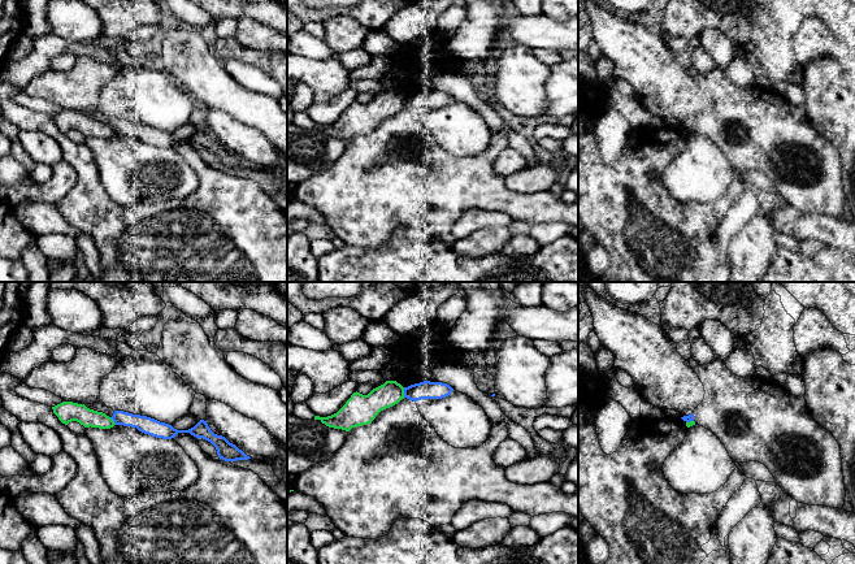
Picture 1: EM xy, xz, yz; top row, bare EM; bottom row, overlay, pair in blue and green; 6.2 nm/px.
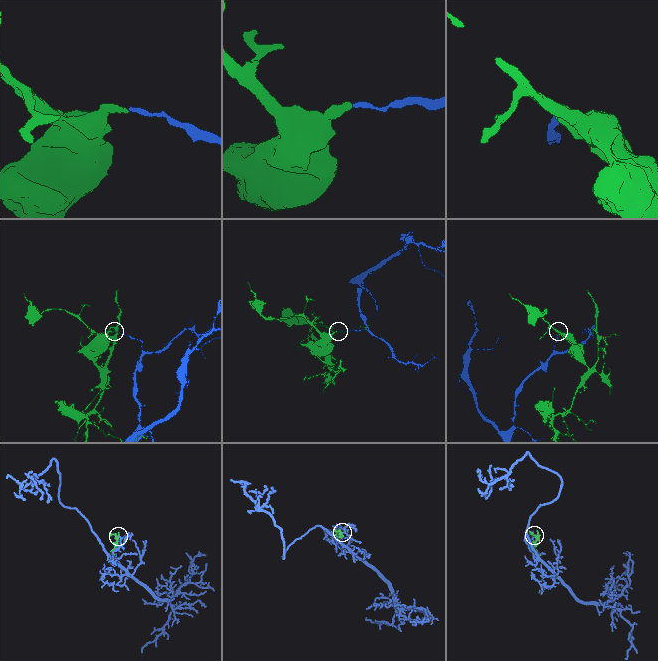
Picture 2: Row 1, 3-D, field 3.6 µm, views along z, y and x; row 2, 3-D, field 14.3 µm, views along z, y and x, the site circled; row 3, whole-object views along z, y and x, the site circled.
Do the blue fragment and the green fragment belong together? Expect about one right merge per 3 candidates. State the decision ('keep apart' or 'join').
keep apart

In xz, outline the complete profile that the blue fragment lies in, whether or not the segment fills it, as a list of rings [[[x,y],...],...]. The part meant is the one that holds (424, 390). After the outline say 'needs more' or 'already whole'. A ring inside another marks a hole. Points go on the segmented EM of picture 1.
[[[424,381],[404,387],[404,398],[417,402],[421,399],[442,399],[452,392],[452,387],[442,382]]] | already whole

